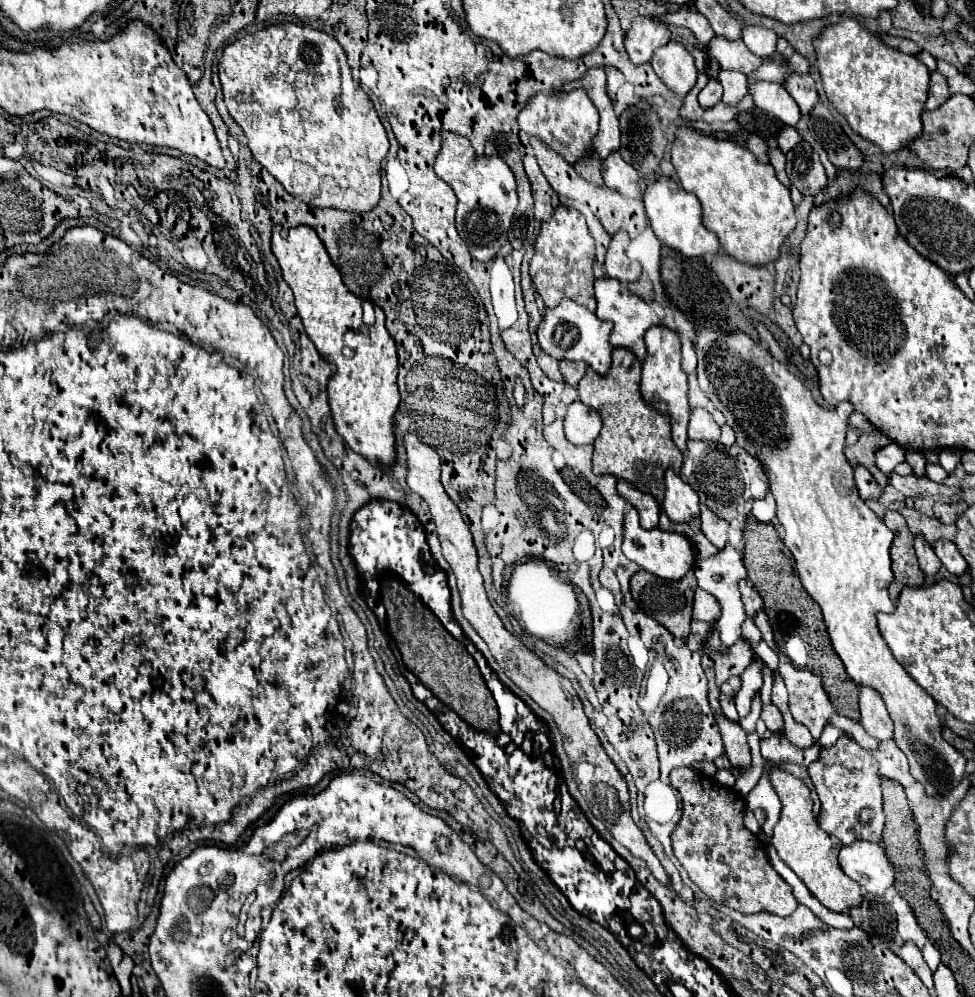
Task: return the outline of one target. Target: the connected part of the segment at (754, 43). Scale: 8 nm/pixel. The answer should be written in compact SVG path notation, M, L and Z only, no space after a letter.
M745 25L741 31L741 39L749 47L749 51L759 57L767 57L775 52L777 35L765 27Z

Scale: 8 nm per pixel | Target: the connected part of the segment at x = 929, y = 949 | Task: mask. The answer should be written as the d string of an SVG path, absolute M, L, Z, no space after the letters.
M927 943L927 945L923 947L923 951L921 951L921 953L923 953L923 959L925 959L925 963L929 965L929 969L931 969L931 971L935 971L935 969L937 969L937 965L941 963L941 955L939 955L939 951L937 951L931 943Z

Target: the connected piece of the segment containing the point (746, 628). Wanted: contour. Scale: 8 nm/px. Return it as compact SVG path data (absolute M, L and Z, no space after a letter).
M745 619L745 621L743 621L741 633L743 633L743 639L747 639L751 647L755 647L755 645L761 641L761 633L759 633L759 629L755 627L755 623L753 623L751 619Z

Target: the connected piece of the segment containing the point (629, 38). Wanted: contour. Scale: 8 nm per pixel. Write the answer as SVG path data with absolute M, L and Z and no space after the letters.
M637 17L625 35L625 49L629 53L631 63L641 65L649 63L655 49L667 45L669 41L671 33L667 25L657 23L651 17Z

